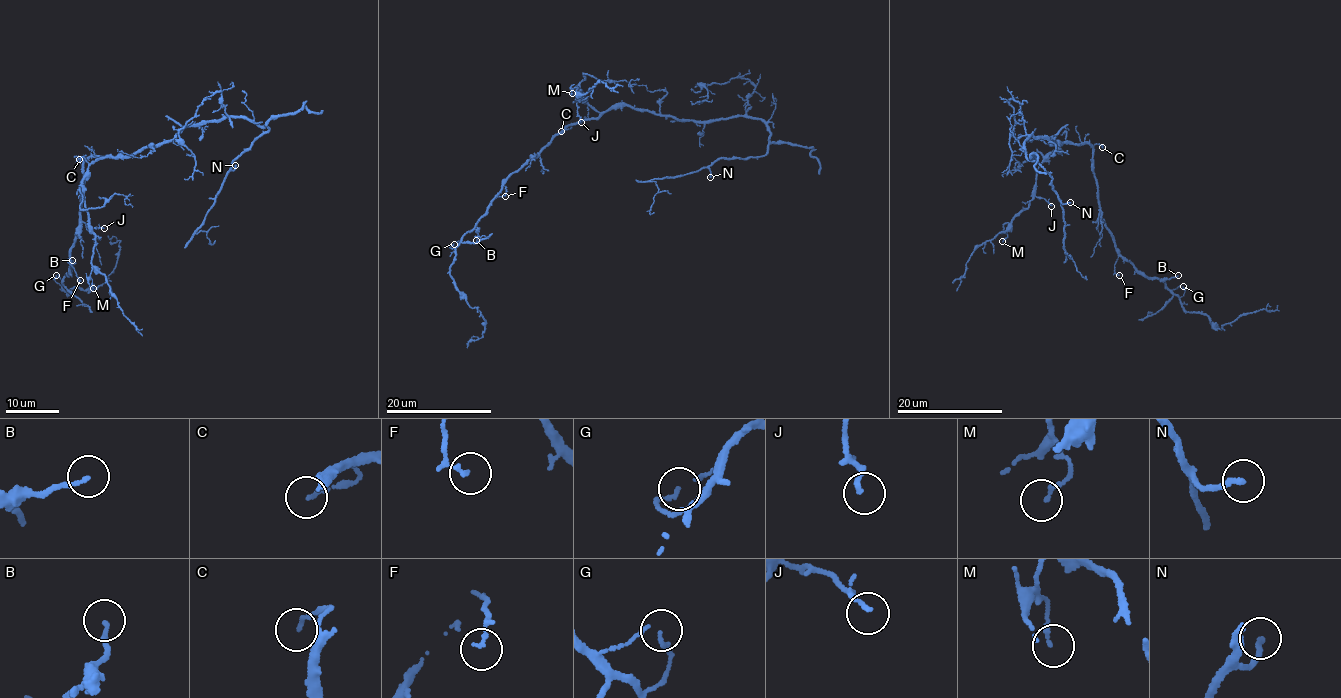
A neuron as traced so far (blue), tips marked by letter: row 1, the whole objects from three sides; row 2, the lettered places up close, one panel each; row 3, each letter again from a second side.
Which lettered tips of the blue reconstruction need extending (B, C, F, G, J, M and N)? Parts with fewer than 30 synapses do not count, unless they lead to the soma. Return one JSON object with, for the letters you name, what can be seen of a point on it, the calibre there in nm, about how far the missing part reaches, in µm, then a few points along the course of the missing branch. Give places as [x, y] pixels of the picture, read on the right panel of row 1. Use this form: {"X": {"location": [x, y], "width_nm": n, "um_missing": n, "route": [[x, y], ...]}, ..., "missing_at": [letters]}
{"missing_at": []}

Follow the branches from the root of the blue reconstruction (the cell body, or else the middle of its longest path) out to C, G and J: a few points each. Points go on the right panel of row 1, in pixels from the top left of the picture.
C: (1070, 142), (1077, 145), (1087, 142), (1102, 147)
G: (1070, 142), (1092, 147), (1099, 214), (1116, 252), (1180, 297), (1183, 286)
J: (1070, 142), (1050, 154), (1037, 169), (1035, 194), (1051, 206)

